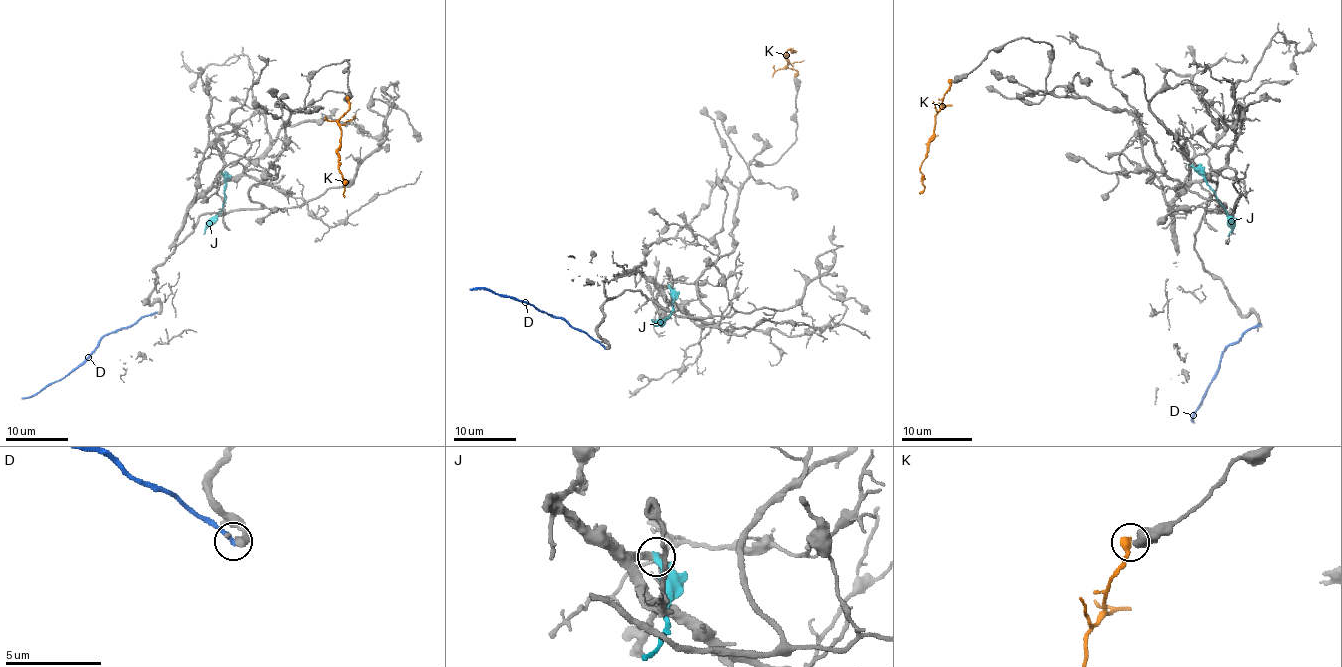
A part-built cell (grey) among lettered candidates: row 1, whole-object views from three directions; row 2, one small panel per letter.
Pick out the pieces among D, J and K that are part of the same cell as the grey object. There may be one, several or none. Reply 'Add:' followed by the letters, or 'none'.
Add: none

